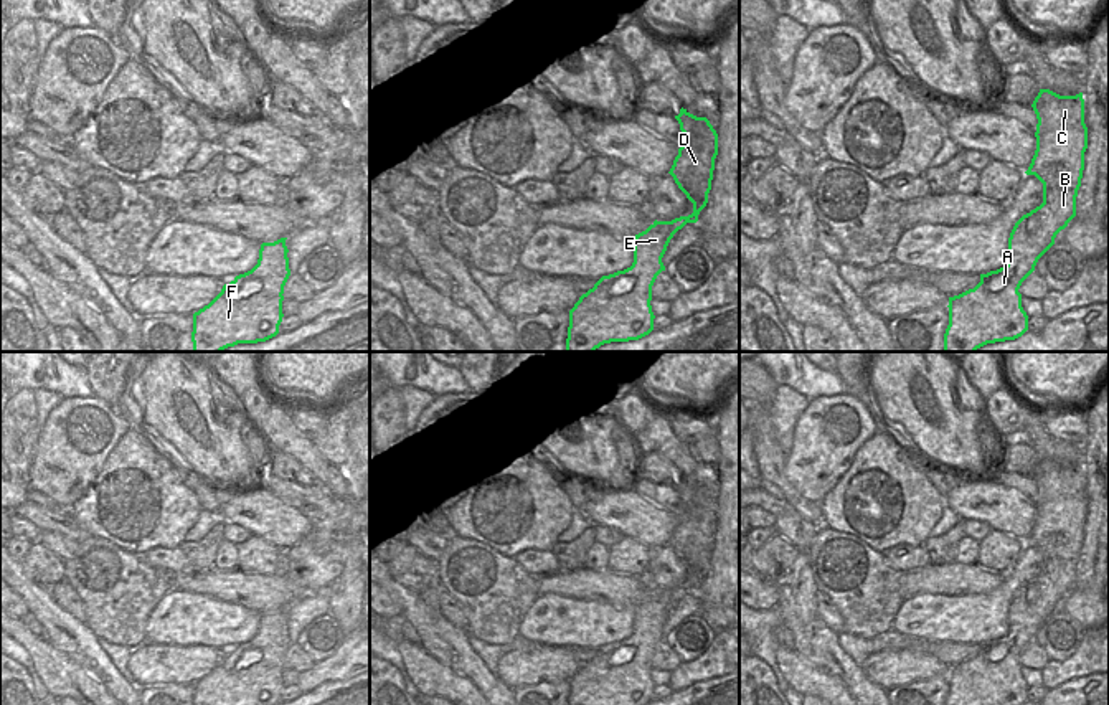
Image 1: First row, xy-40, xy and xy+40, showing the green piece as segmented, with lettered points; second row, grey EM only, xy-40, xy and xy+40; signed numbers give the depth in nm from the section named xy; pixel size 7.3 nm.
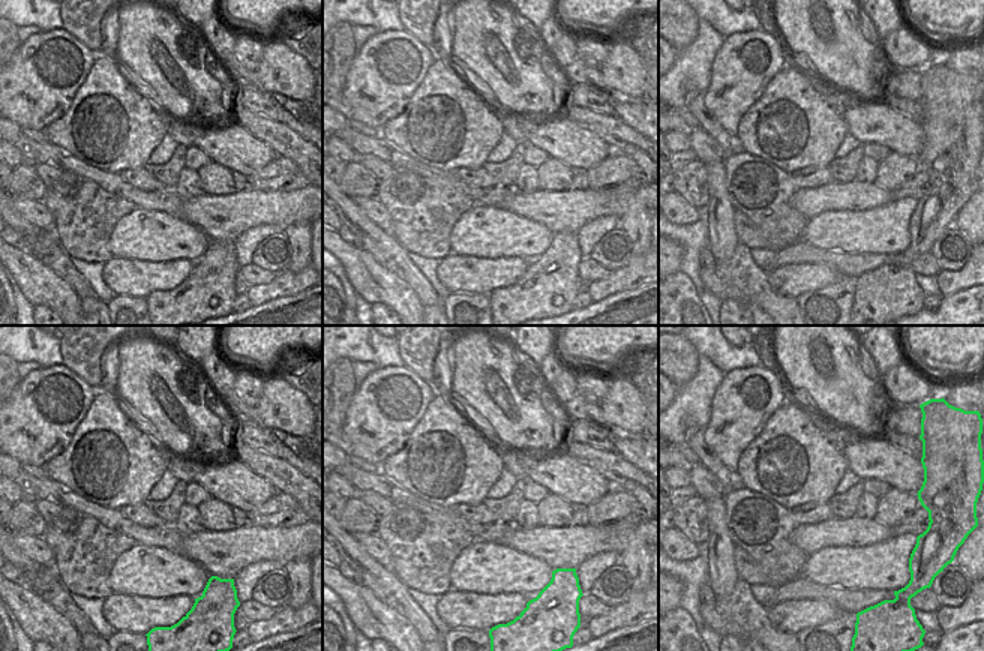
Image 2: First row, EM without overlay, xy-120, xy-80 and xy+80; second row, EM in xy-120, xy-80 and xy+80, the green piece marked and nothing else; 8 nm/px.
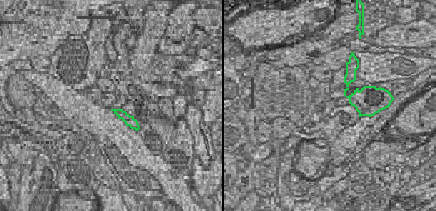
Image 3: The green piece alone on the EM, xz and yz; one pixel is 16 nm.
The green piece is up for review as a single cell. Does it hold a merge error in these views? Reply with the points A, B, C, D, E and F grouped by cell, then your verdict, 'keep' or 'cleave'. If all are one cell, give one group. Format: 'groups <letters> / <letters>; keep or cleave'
groups A B C D E F; keep

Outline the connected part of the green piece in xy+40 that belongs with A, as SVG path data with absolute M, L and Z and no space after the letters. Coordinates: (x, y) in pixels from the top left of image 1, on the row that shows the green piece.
M1040 89L1031 107L1038 119L1036 150L1025 173L1043 183L1043 203L1015 223L1008 263L980 274L974 289L949 297L944 352L975 352L987 343L1015 340L1028 330L1018 289L1055 244L1056 234L1076 216L1088 149L1083 92L1059 96Z

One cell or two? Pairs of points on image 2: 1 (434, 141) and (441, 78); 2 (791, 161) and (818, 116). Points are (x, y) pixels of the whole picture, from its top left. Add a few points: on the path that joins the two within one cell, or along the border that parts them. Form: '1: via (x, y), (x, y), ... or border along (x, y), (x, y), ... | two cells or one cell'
1: via (446, 126), (456, 102), (450, 93) | one cell
2: via (803, 150), (810, 137), (810, 128) | one cell

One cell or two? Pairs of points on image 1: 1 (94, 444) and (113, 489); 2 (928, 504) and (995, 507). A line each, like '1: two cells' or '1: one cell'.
1: two cells
2: two cells

